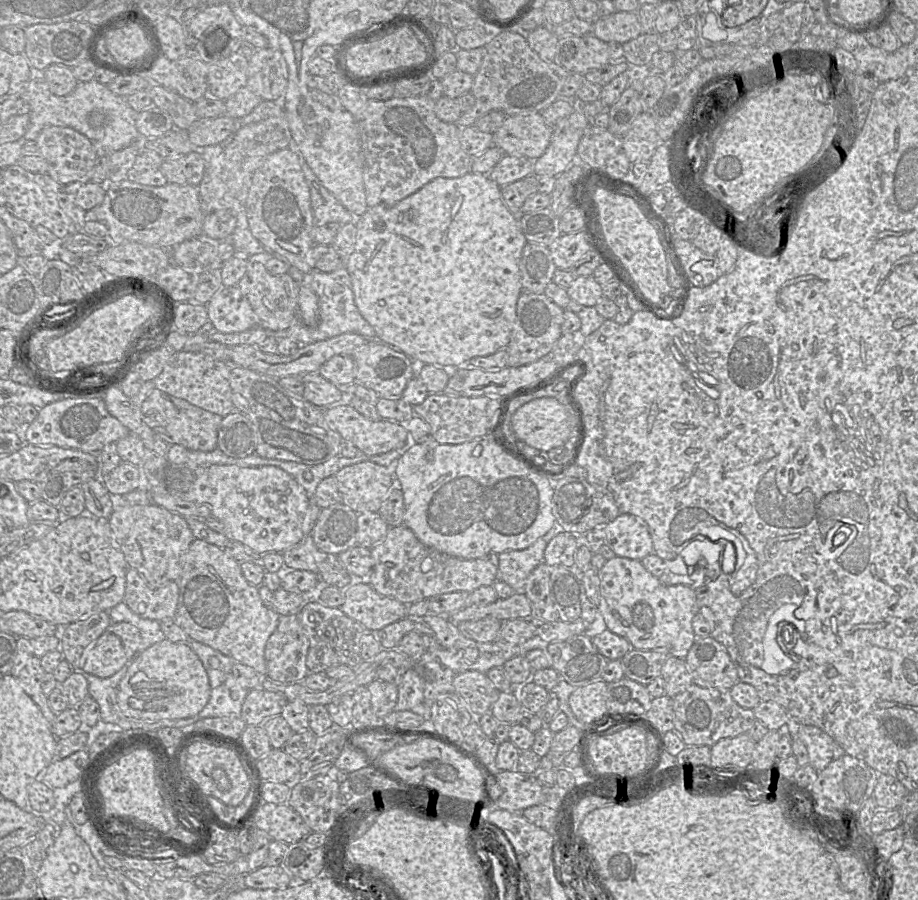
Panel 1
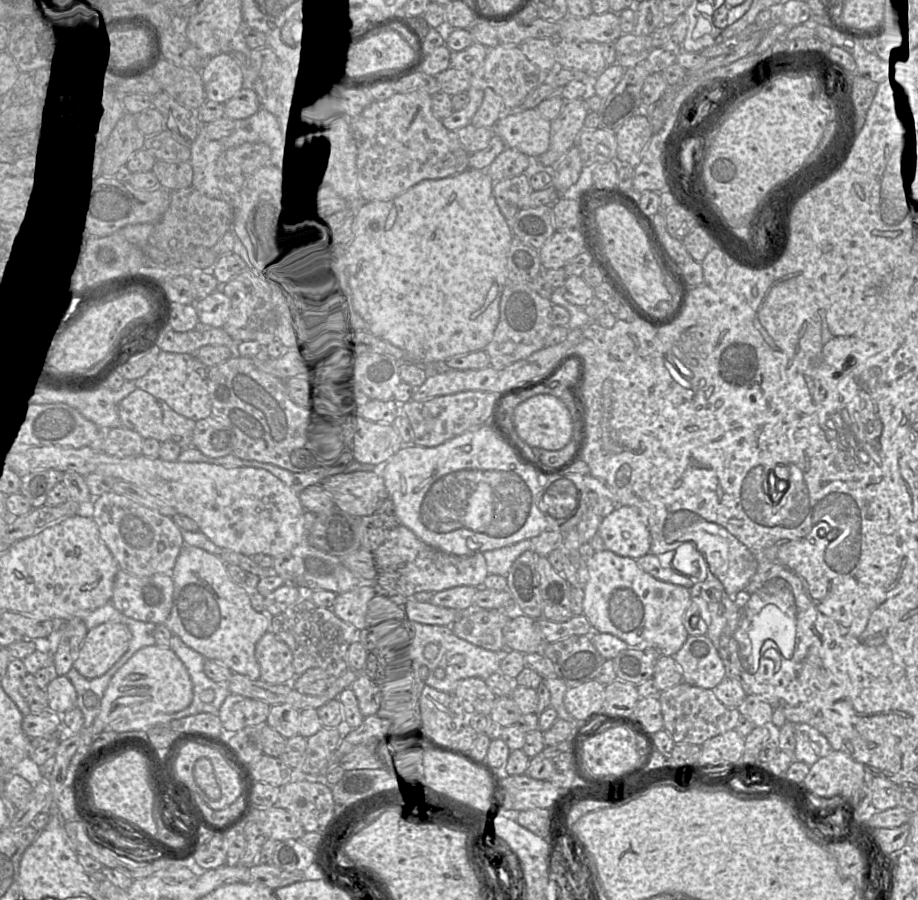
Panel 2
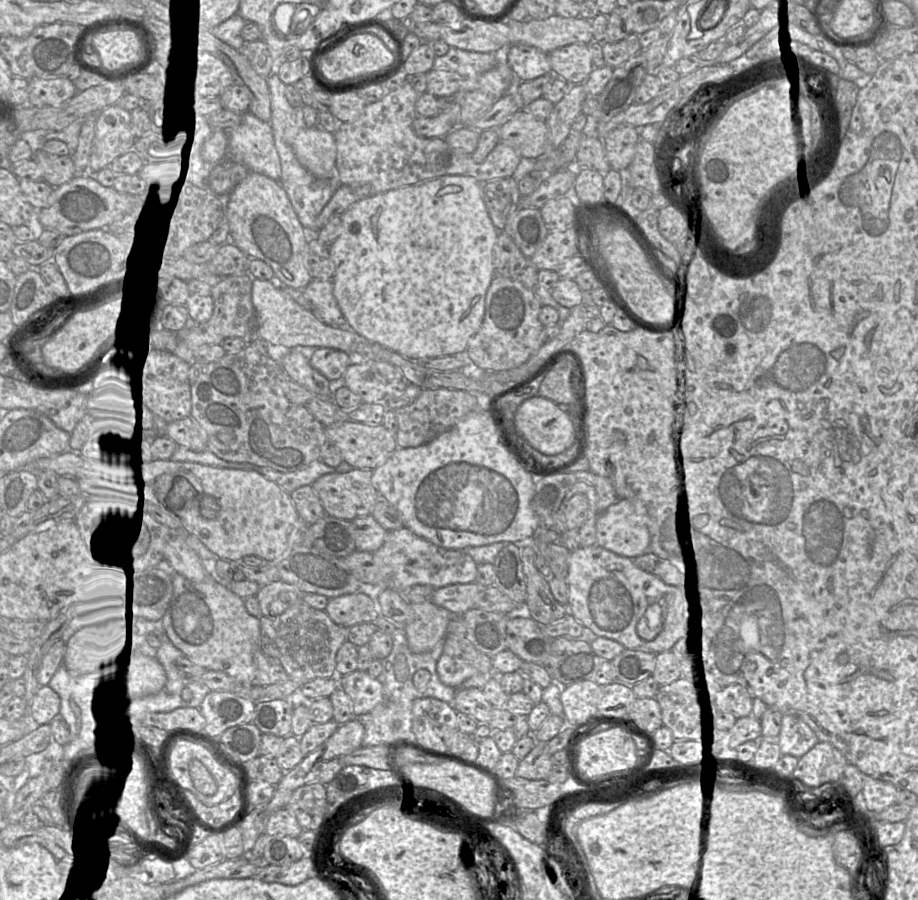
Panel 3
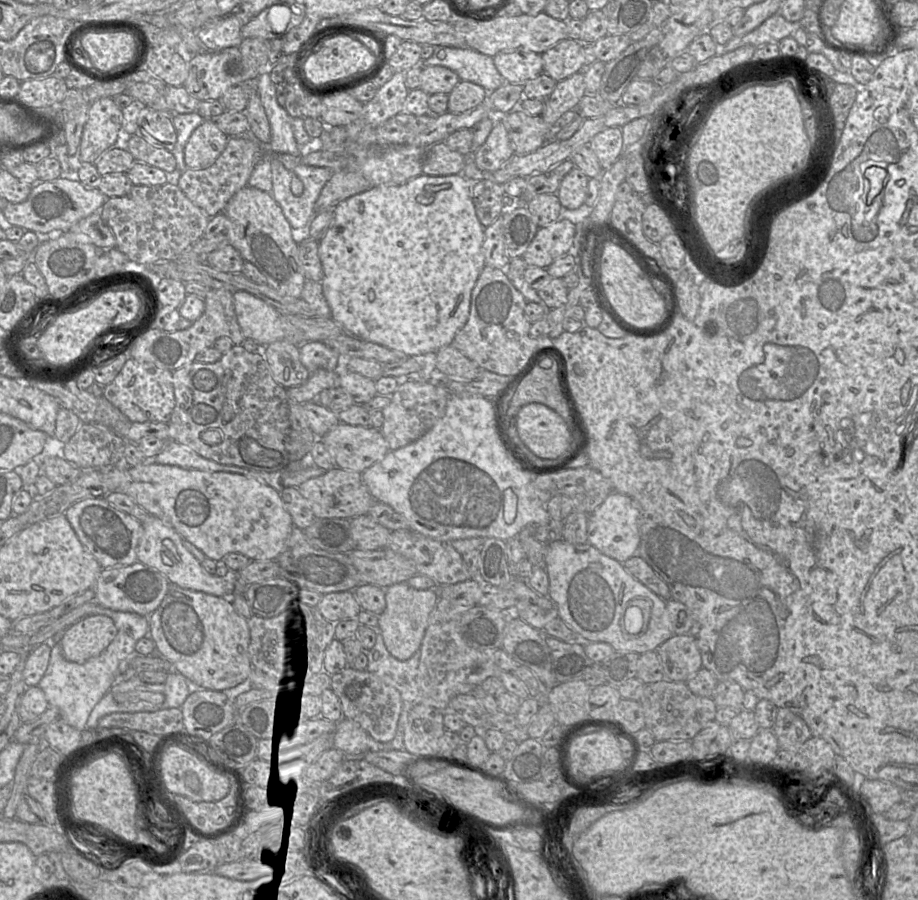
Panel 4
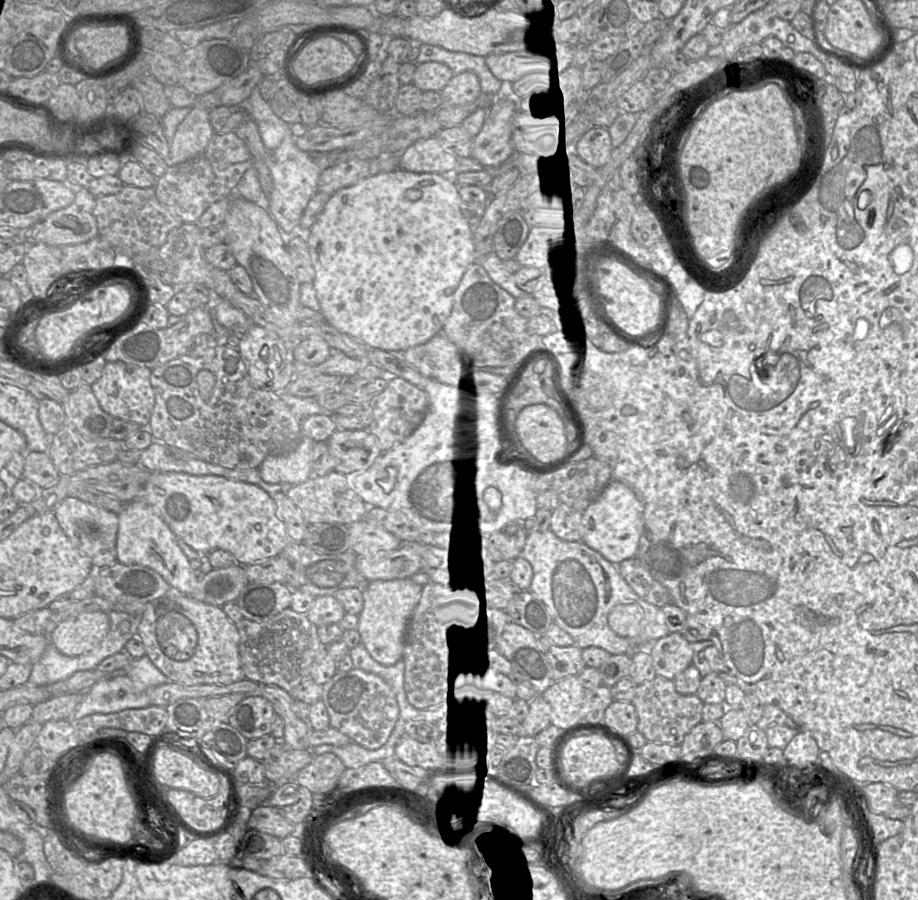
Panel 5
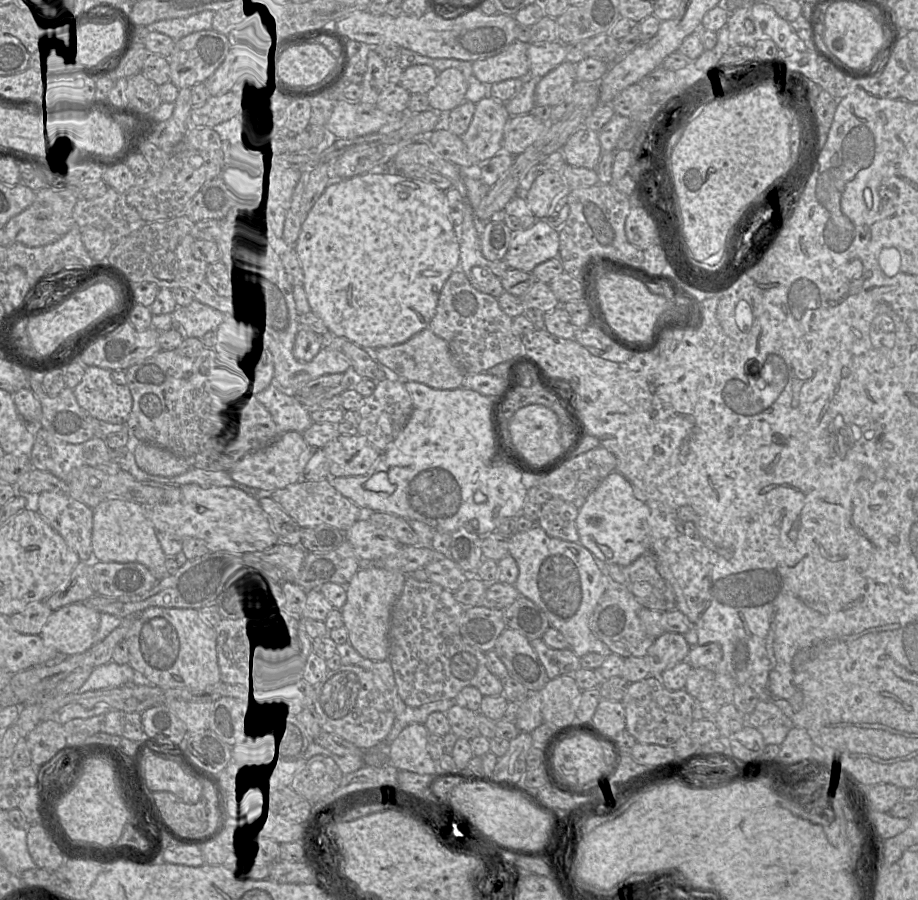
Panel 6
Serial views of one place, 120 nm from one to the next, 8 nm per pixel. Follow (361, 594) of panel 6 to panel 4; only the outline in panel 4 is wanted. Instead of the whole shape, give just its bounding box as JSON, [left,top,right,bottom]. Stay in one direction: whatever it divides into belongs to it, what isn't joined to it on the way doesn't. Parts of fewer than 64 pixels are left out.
[378,583,439,661]

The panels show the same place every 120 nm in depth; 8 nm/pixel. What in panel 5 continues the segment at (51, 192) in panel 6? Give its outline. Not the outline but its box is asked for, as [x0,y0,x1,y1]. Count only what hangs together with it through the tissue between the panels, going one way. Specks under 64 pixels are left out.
[24,180,99,247]

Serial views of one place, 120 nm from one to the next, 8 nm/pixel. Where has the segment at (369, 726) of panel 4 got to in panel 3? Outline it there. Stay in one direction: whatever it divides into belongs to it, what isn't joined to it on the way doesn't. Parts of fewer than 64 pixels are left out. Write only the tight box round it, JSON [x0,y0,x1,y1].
[339,671,384,717]

